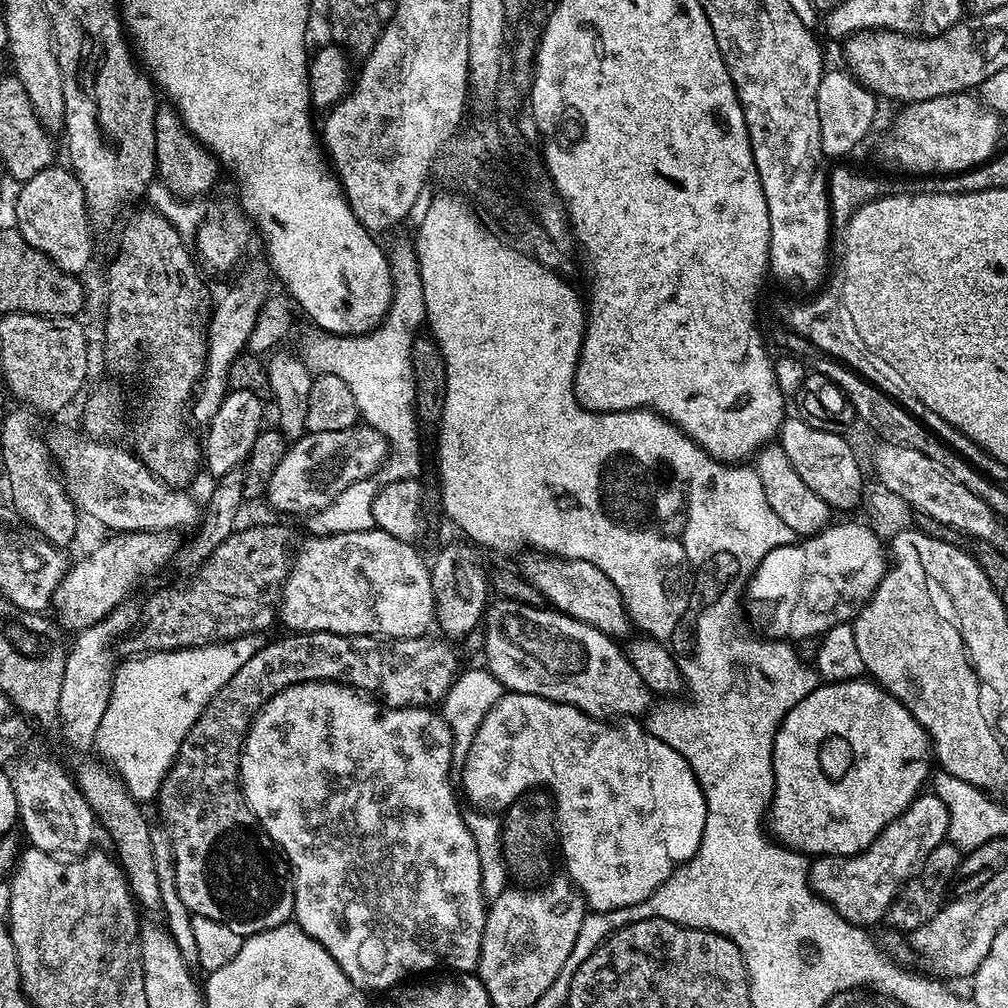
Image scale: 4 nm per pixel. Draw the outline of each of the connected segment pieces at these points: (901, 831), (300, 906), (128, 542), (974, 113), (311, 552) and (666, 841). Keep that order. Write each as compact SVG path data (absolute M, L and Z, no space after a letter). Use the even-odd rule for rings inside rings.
M921 794L902 815L890 822L865 852L857 856L817 856L808 869L808 882L842 918L851 924L869 926L885 919L902 885L921 867L934 850L945 843L948 834L948 810L942 798Z
M308 680L304 684L295 684L266 700L244 735L244 746L240 750L240 789L264 835L290 865L296 885L295 923L331 954L354 986L365 990L391 990L415 977L412 976L415 972L452 968L448 970L456 974L472 974L479 969L486 901L478 866L478 846L474 846L474 838L470 830L466 830L465 813L460 812L460 804L456 801L457 789L452 775L452 731L439 711L428 706L390 708L347 684L334 684L330 680ZM308 712L314 712L312 716L316 716L316 722L312 722L314 736L308 736ZM364 734L374 738L366 742L374 746L348 748L352 738L362 740Z
M125 532L109 537L89 556L82 557L77 564L75 561L62 578L51 607L61 629L79 630L97 624L131 597L128 595L132 587L143 576L152 576L167 564L169 567L178 551L177 537L171 532Z
M956 92L952 96L939 96L938 98L930 98L929 100L918 100L911 106L905 108L908 109L893 122L892 129L876 144L876 152L880 155L881 162L889 164L892 167L889 169L899 170L904 174L951 174L954 172L964 172L968 168L976 168L980 164L985 164L990 157L996 155L998 149L1001 147L1000 127L1002 127L1002 121L1000 117L994 112L989 112L975 95L969 94L968 92Z
M371 528L350 534L336 534L334 536L312 536L304 545L297 547L294 552L292 571L288 574L288 581L284 584L284 593L280 595L279 619L284 620L285 629L297 632L333 632L343 636L374 636L386 640L405 640L429 635L430 629L436 624L436 591L432 589L432 574L429 565L424 564L415 543L394 538L394 534L386 534L381 528Z
M505 691L504 695L500 697L498 703L490 710L490 714L486 714L486 718L482 718L482 726L478 726L478 734L474 734L474 742L470 742L470 754L466 754L464 769L462 770L462 774L458 777L458 784L462 789L462 792L462 787L464 787L464 792L466 795L468 795L469 802L472 803L472 806L475 806L480 810L496 810L492 808L505 810L506 808L510 807L510 805L515 802L515 800L519 799L520 796L525 795L530 791L547 790L550 793L552 799L555 801L556 822L558 825L558 844L560 842L560 848L562 851L564 851L564 860L566 863L568 863L566 875L569 881L571 881L571 883L574 885L576 891L579 892L581 896L583 896L585 905L587 905L587 907L594 912L613 912L614 910L622 910L623 908L629 908L630 906L641 904L642 902L646 902L648 899L650 899L651 896L654 895L657 890L659 890L659 888L661 888L663 884L670 878L670 874L673 872L673 870L688 861L688 859L700 849L700 843L702 842L702 830L706 826L706 814L708 813L706 810L706 798L704 797L704 790L700 787L699 784L697 784L696 776L692 772L692 768L688 765L686 760L682 758L682 756L678 754L673 748L662 743L659 738L650 735L650 733L648 733L647 727L640 725L639 728L639 726L636 725L639 723L636 722L624 722L621 724L624 724L621 726L621 728L615 728L615 723L596 720L592 716L587 716L582 710L578 710L569 704L559 704L553 700L538 698L534 694L522 694L521 692Z

